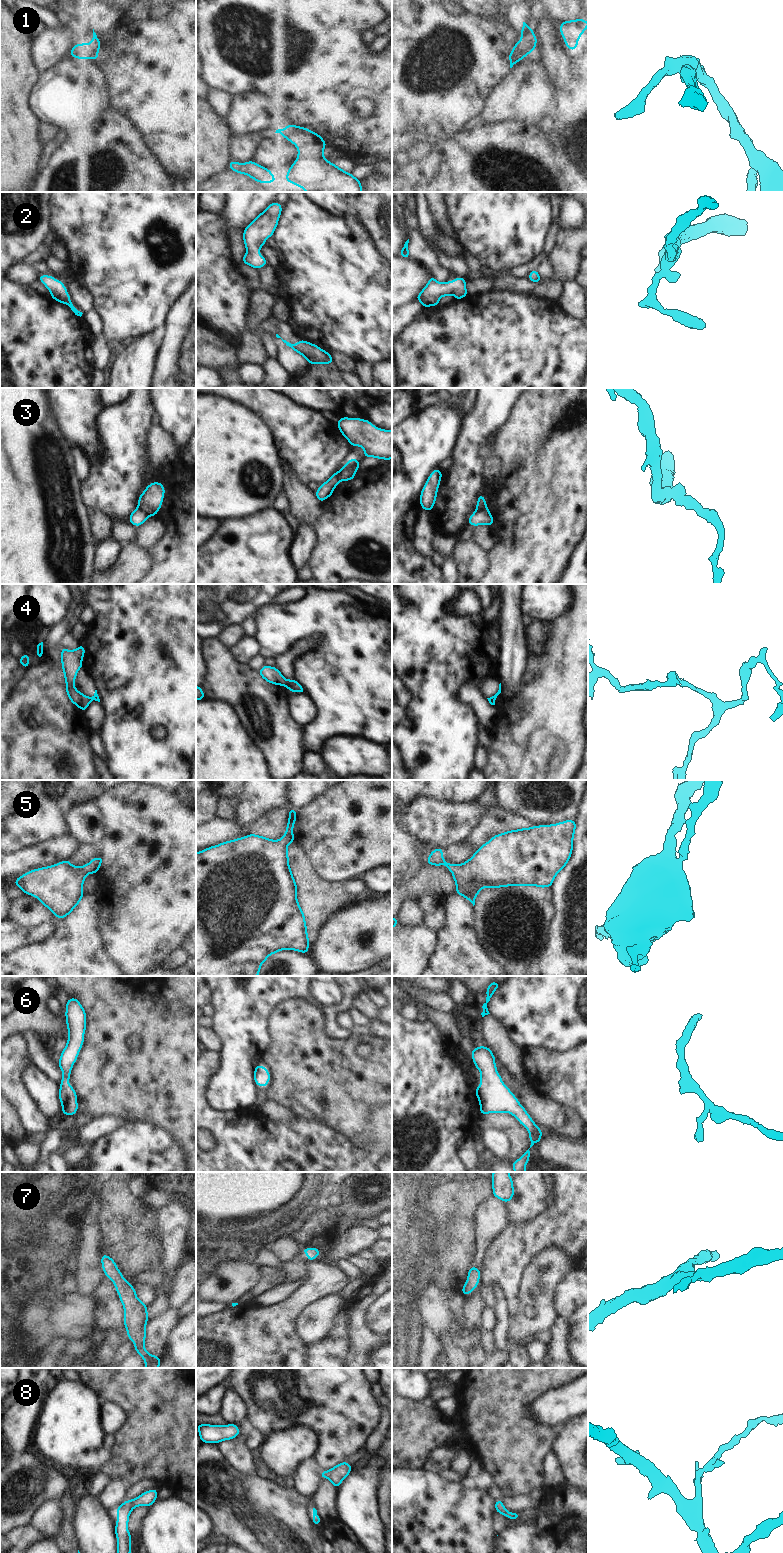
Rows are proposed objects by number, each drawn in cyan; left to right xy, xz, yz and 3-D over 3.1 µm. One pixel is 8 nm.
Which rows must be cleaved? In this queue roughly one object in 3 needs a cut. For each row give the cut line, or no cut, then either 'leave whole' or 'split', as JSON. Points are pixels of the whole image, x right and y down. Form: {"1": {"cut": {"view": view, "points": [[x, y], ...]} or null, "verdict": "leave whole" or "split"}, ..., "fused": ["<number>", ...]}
{"1": {"cut": null, "verdict": "leave whole"}, "2": {"cut": null, "verdict": "leave whole"}, "3": {"cut": {"view": "yz", "points": [[486, 506], [483, 509], [476, 510]]}, "verdict": "split"}, "4": {"cut": {"view": "xz", "points": [[288, 680], [286, 686]]}, "verdict": "split"}, "5": {"cut": null, "verdict": "leave whole"}, "6": {"cut": null, "verdict": "leave whole"}, "7": {"cut": null, "verdict": "leave whole"}, "8": {"cut": null, "verdict": "leave whole"}, "fused": ["3", "4"]}

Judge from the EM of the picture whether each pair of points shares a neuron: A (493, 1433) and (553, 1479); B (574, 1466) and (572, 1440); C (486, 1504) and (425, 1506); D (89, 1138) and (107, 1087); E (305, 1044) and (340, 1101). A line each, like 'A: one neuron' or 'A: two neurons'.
A: two neurons
B: one neuron
C: one neuron
D: two neurons
E: one neuron

